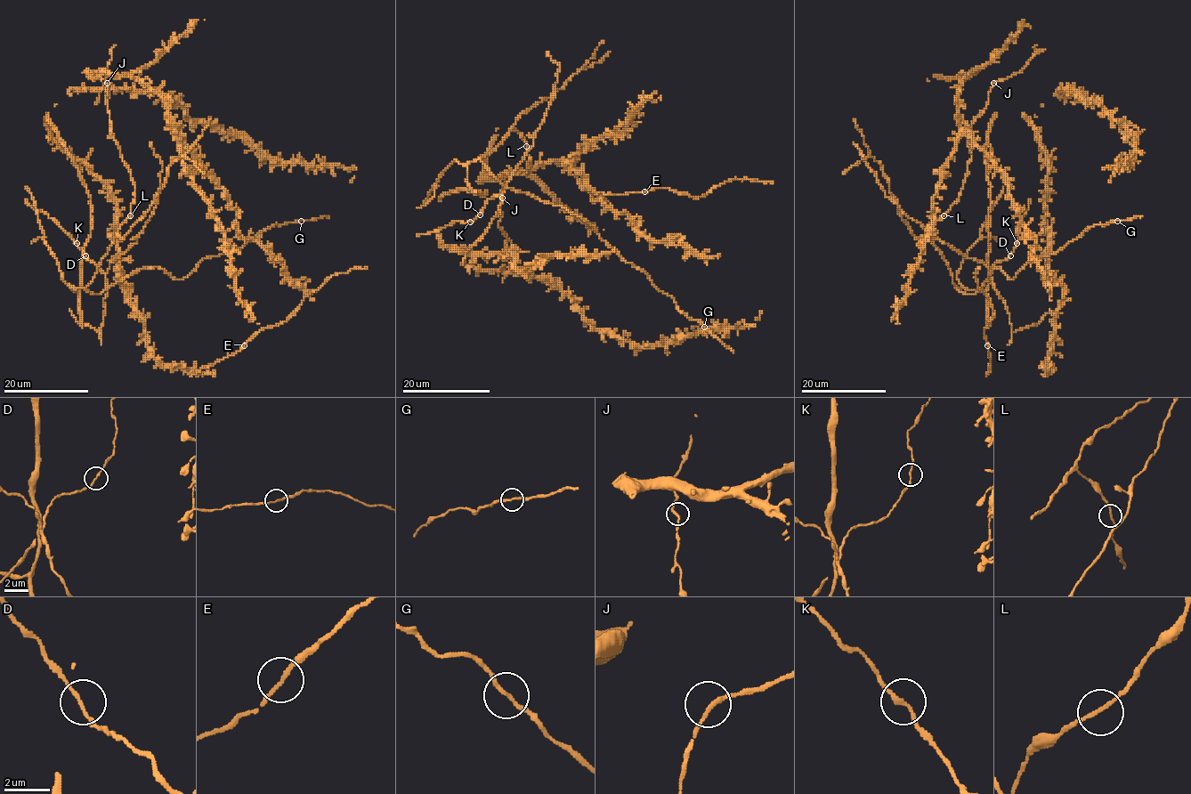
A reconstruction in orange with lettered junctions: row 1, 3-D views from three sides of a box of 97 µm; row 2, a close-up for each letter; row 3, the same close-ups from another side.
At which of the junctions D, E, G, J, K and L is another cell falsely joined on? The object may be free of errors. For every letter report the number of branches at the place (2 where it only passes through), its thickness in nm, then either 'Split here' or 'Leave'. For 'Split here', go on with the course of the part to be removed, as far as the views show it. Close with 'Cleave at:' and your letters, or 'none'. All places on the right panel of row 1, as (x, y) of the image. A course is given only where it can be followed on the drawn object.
D: Branches: 2. Thickness 160 nm. Leave
E: Branches: 2. Thickness 160 nm. Leave
G: Branches: 2. Thickness 180 nm. Leave
J: Branches: 2. Thickness 180 nm. Leave
K: Branches: 2. Thickness 170 nm. Leave
L: Branches: 2. Thickness 150 nm. Leave
Cleave at: none

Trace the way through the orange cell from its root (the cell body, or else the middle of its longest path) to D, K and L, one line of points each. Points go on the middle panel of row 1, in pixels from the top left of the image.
D: (482, 193), (466, 182), (468, 165), (489, 154), (522, 113), (553, 97), (532, 146), (480, 214)
K: (482, 193), (466, 182), (468, 165), (489, 154), (522, 113), (553, 97), (504, 191), (470, 222)
L: (482, 193), (474, 193), (466, 182), (468, 165), (489, 154), (513, 128), (526, 146)

